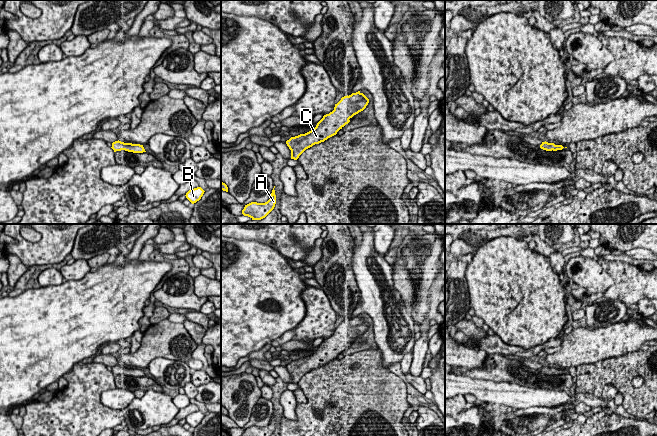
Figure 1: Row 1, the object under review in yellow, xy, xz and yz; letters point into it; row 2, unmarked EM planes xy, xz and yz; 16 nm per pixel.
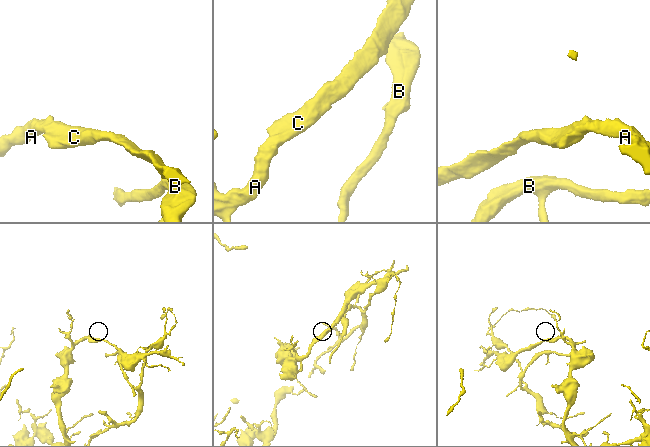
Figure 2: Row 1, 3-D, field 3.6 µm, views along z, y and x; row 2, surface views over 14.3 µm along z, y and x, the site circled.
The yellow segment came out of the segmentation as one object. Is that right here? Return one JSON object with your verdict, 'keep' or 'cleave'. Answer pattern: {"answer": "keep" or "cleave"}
{"answer": "cleave"}

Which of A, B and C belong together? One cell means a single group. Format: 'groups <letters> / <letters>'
groups A C / B

